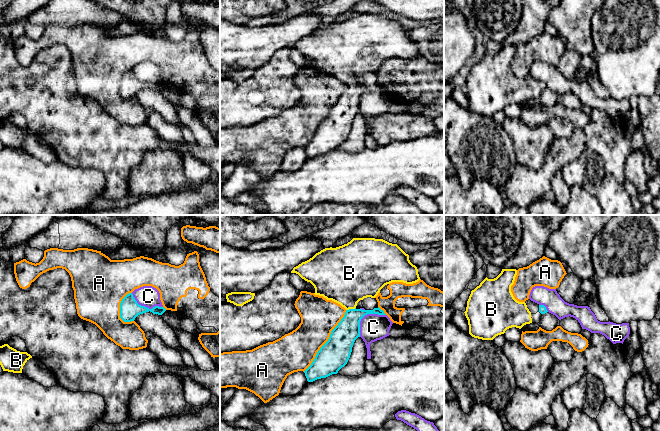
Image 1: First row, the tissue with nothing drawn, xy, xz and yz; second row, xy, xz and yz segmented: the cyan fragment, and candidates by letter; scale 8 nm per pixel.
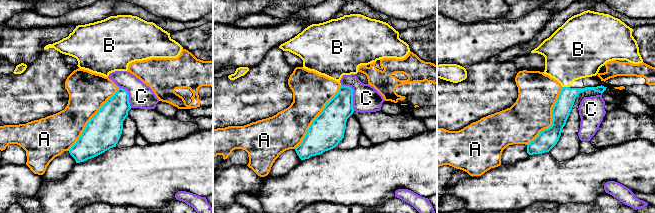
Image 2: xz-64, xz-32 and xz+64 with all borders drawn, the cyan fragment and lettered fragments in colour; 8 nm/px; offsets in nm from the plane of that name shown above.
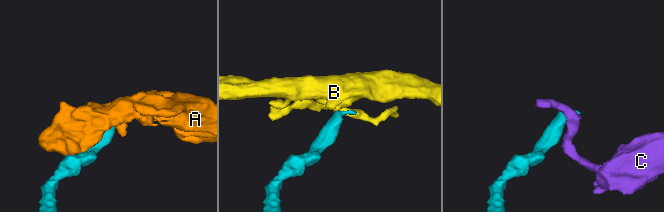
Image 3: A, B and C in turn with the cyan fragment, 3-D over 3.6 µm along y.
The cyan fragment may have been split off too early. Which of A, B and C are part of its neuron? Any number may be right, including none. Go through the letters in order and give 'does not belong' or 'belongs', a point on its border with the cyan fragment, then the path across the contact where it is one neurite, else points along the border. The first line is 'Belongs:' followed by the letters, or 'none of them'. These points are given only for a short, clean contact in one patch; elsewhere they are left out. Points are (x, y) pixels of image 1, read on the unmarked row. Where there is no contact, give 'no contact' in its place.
Belongs: B
A: does not belong; contact xz (327, 117)
B: belongs; contact xz (350, 85); way xz (342, 113), (350, 100), (350, 85), (347, 54)
C: does not belong; contact xz (364, 91); border xz (385, 90), (366, 90), (360, 97), (359, 112)

